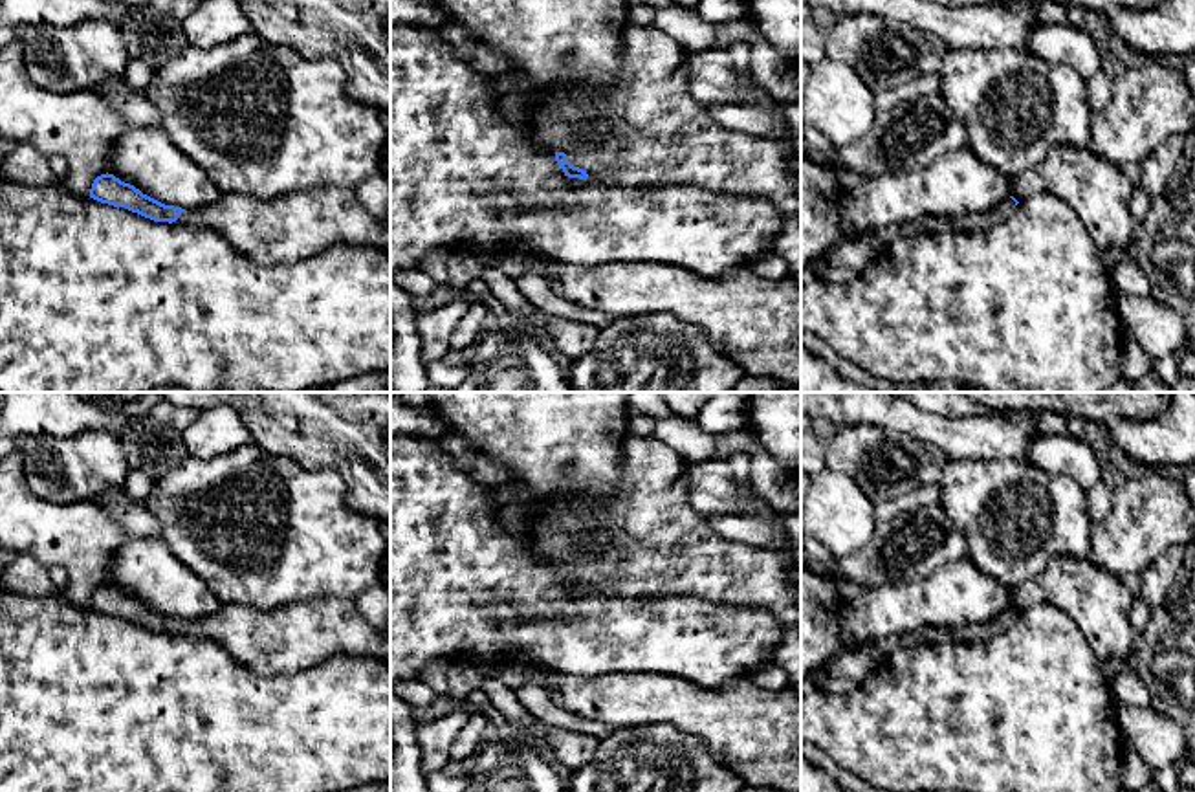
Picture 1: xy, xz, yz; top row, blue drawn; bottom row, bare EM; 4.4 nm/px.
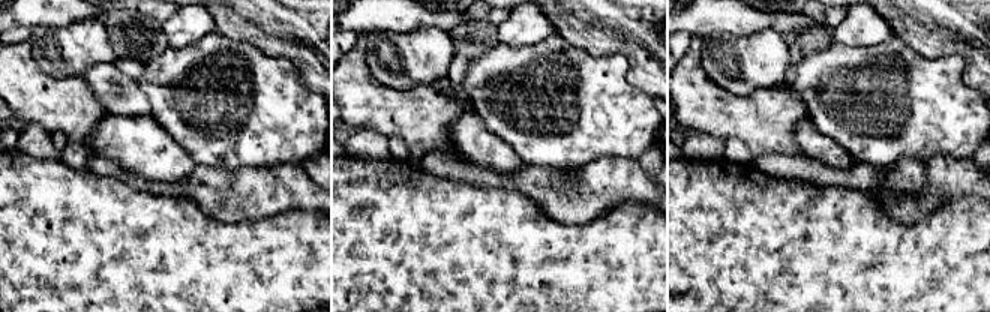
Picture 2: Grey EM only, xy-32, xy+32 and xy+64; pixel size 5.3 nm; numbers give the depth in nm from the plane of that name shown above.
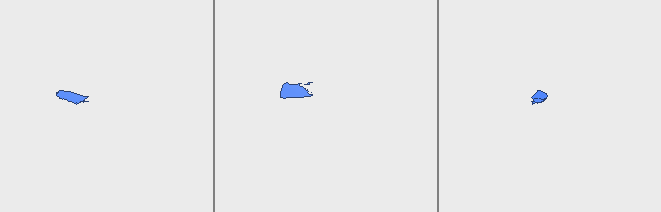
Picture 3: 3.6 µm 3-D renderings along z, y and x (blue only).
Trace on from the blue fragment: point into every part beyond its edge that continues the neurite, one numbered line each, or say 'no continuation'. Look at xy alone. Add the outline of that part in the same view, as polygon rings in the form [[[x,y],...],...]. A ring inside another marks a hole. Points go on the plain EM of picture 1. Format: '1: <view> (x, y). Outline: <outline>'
1: xy (296, 637). Outline: [[[321,598],[273,610],[224,603],[207,618],[181,623],[176,634],[211,638],[262,676],[299,673],[335,654],[374,656],[390,666],[390,636],[357,610],[356,600]]]

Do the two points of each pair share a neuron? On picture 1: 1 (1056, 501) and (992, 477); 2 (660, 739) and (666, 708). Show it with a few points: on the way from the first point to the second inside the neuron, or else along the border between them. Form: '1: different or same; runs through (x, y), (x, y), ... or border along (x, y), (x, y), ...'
1: same; runs through (1040, 497), (1012, 497), (1008, 494)
2: different; border along (622, 726), (673, 725), (702, 741)

